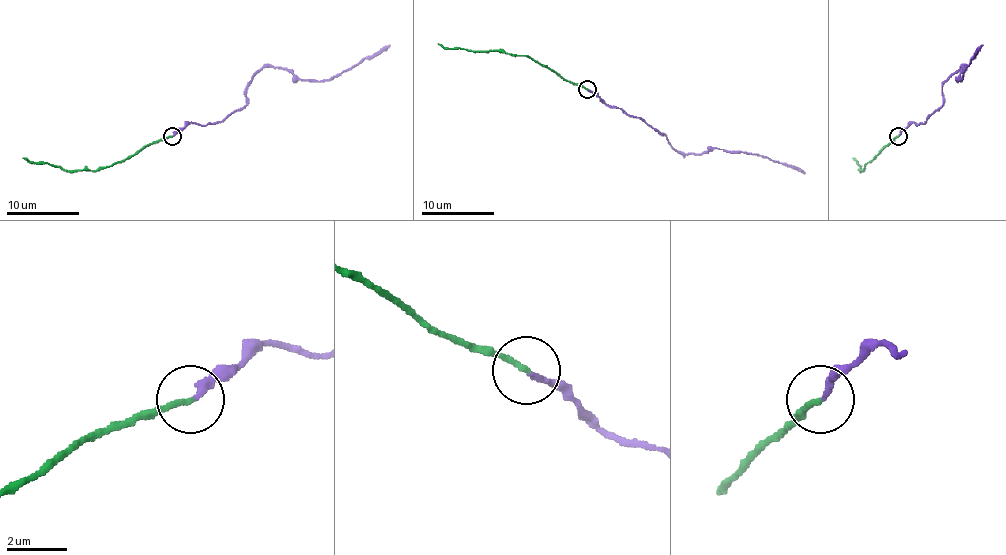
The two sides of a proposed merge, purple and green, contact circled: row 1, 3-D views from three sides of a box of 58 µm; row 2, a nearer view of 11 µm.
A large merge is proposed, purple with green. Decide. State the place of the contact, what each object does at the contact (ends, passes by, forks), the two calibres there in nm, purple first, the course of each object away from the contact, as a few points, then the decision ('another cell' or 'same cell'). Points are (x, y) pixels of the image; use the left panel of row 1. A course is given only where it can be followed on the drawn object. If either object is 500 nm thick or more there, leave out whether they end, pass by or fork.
place (172, 136); purple ends; green ends; calibres 220 and 180 nm; course purple (171, 136), (191, 122), (217, 124), (239, 111), (262, 67), (284, 67), (303, 80), (324, 82), (390, 45); course green (171, 136), (148, 144), (139, 153), (95, 171), (64, 171), (22, 158); another cell

